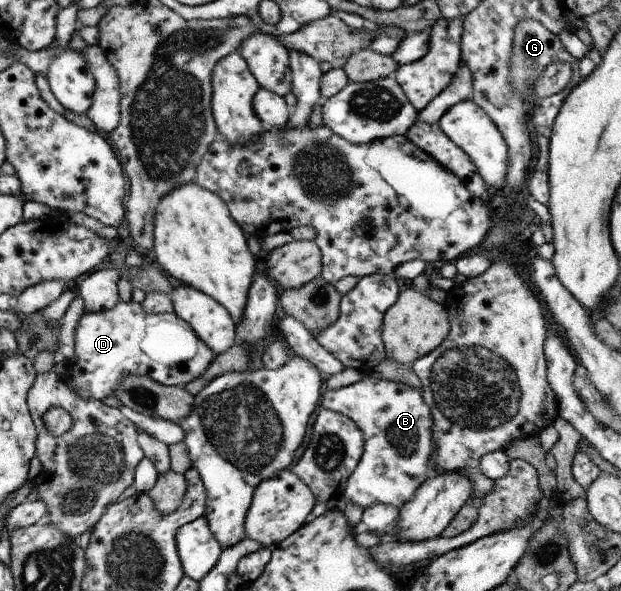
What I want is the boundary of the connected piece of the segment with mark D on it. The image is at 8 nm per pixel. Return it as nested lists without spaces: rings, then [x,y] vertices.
[[[120,300],[114,309],[102,313],[84,312],[74,329],[74,343],[79,363],[72,363],[64,372],[66,385],[80,399],[96,401],[114,395],[118,383],[130,375],[150,377],[164,386],[185,387],[200,377],[216,357],[175,312],[150,313],[136,301]]]

